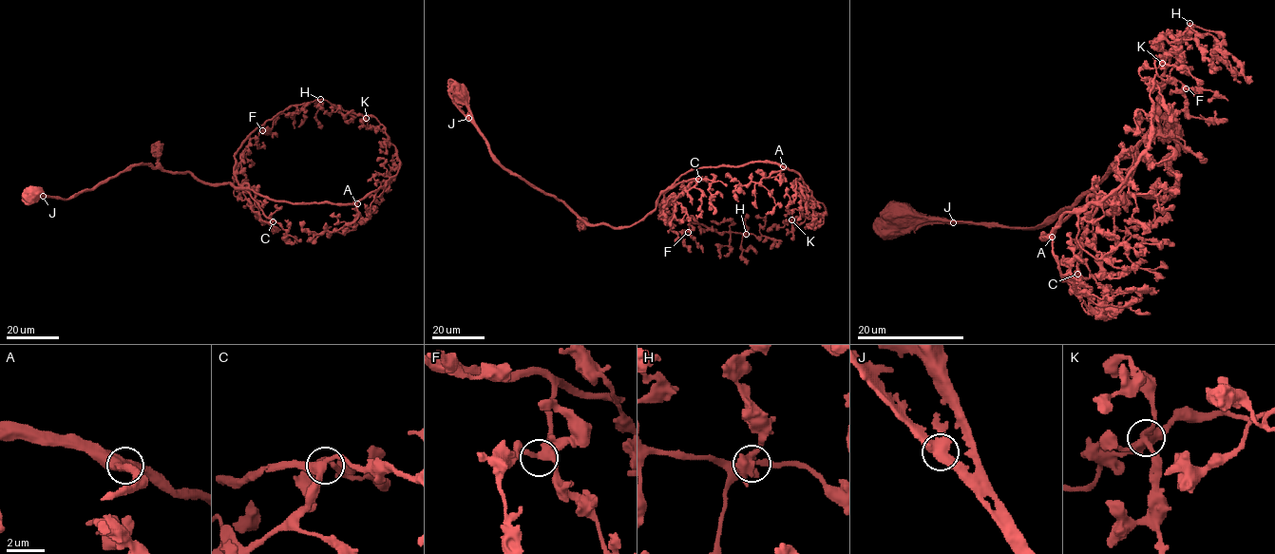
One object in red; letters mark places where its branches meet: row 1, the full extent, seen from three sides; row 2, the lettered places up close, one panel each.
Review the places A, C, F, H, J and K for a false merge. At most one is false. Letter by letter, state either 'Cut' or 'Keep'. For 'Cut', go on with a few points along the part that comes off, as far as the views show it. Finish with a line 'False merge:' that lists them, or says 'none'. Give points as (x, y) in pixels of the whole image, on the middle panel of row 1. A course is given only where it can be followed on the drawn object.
A: Keep
C: Keep
F: Keep
H: Keep
J: Keep
K: Keep
False merge: none

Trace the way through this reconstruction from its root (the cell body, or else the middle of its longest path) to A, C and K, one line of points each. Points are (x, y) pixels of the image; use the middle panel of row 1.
A: (458, 91), (503, 166), (593, 224), (636, 224), (695, 168), (783, 166)
C: (458, 91), (490, 154), (590, 224), (635, 224), (656, 208), (664, 191), (698, 179)
K: (458, 91), (490, 154), (590, 224), (635, 224), (690, 171), (757, 162), (793, 170), (826, 208), (791, 219)

